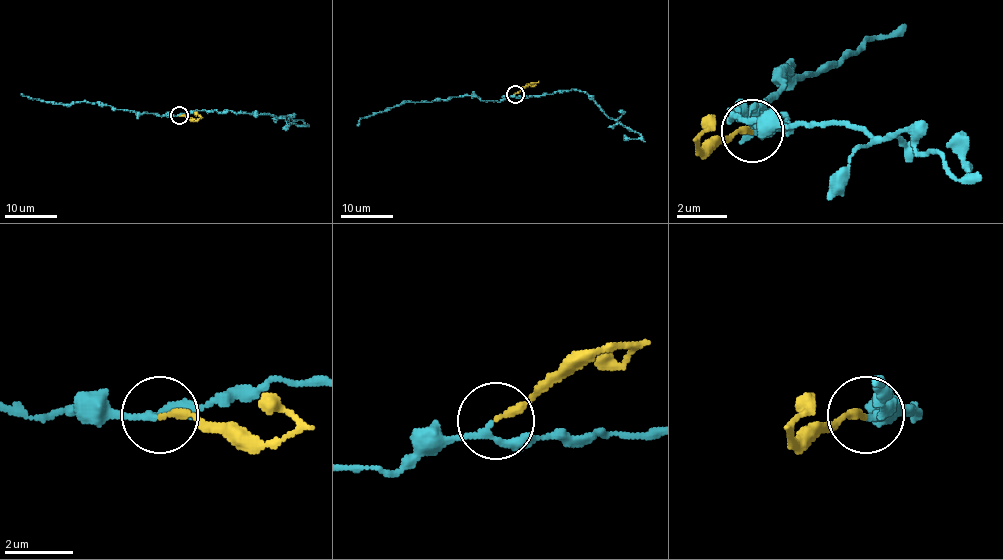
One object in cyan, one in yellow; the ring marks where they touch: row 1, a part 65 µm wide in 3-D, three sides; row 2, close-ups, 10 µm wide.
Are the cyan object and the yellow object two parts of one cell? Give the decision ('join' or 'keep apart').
keep apart

